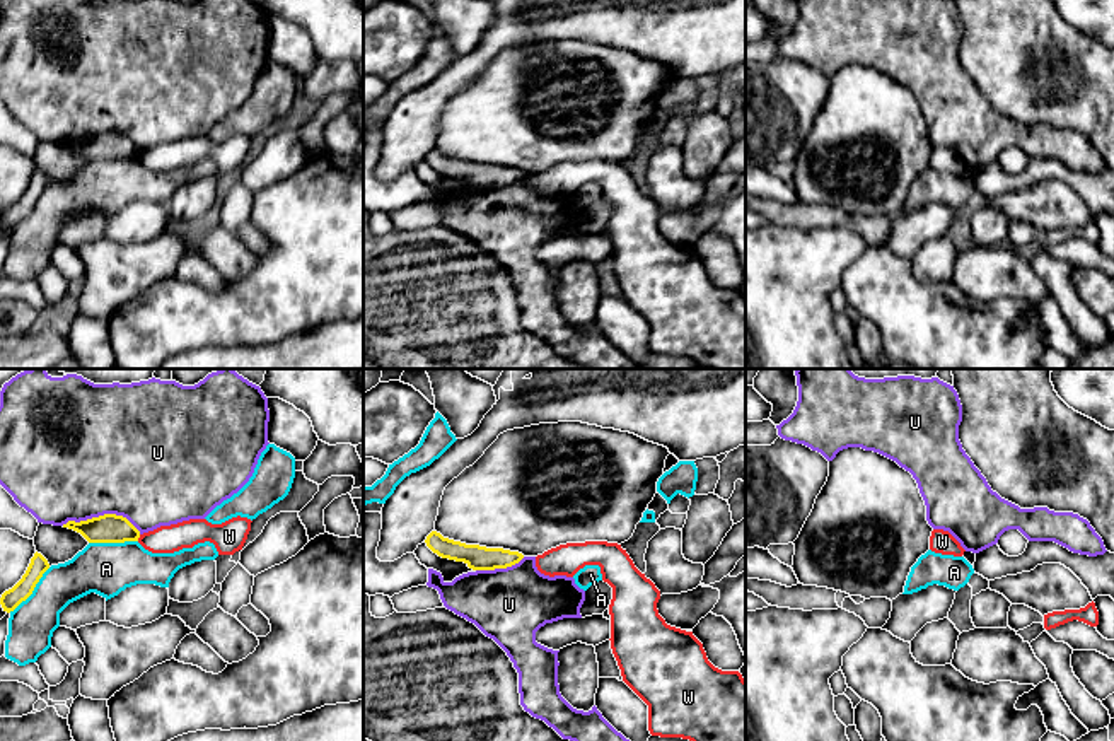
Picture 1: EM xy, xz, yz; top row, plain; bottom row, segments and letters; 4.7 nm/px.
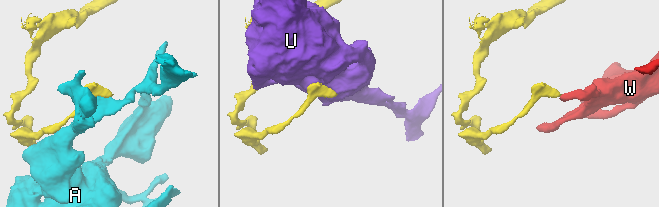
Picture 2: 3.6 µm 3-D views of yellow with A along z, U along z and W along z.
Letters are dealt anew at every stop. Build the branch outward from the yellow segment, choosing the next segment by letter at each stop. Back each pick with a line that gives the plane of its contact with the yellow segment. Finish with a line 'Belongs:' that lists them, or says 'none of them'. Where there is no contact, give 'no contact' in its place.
Belongs: none of them

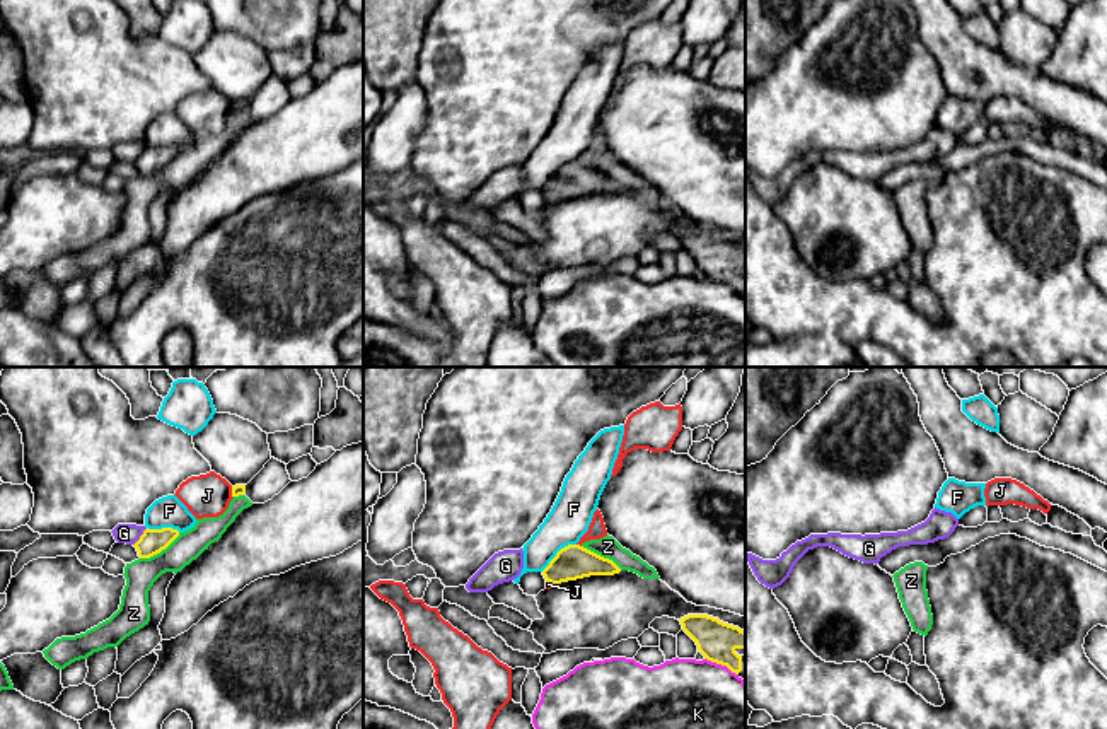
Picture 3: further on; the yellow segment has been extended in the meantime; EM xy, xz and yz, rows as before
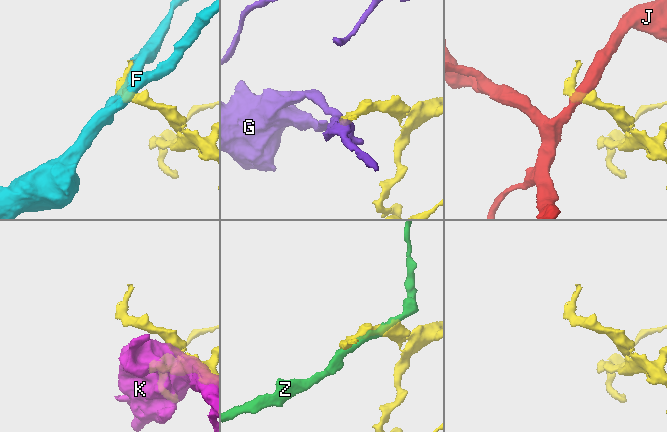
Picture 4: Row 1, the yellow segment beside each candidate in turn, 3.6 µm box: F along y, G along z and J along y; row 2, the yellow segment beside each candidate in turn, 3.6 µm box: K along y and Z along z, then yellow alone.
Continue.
Belongs: none of them

